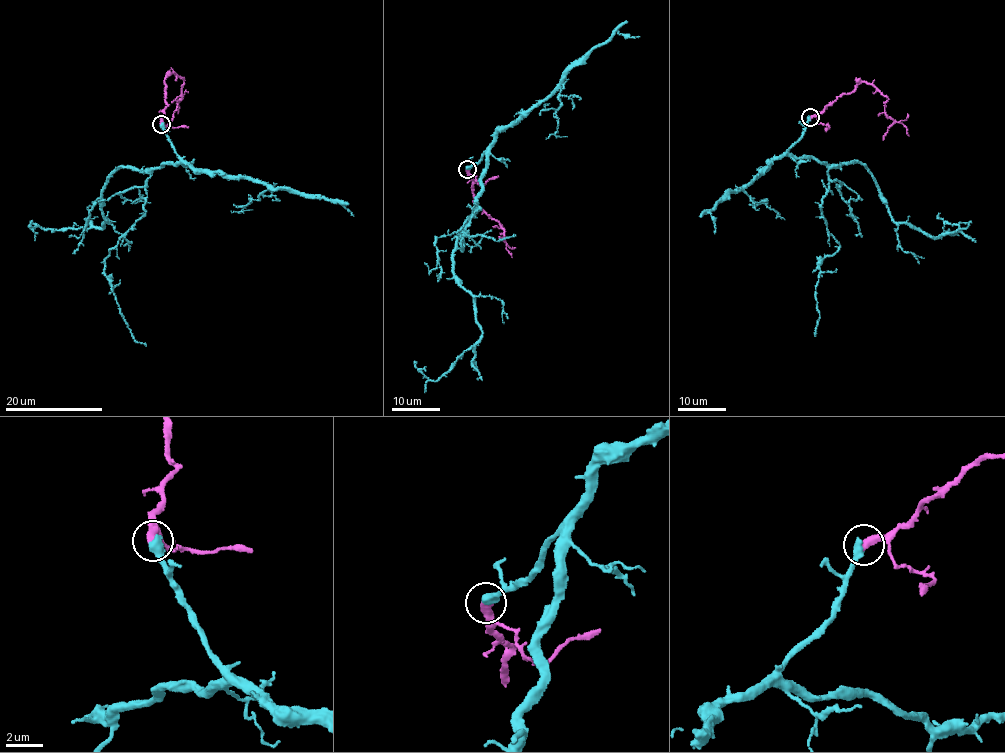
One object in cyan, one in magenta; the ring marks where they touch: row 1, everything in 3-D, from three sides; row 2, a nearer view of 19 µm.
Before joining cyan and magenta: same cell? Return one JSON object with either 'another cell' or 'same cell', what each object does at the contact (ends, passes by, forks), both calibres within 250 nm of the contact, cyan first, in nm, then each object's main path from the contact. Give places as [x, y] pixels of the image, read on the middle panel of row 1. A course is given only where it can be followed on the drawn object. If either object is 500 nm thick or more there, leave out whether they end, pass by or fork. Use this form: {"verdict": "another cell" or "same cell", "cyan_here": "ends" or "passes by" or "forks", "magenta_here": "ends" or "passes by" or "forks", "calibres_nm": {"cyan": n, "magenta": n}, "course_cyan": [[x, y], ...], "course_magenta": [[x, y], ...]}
{"verdict": "same cell", "calibres_nm": {"cyan": 500, "magenta": 480}, "course_cyan": [[467, 169], [487, 151], [475, 210], [459, 235], [452, 268], [473, 297], [482, 334], [435, 381], [416, 362]], "course_magenta": [[467, 169], [467, 175], [474, 181], [473, 201], [503, 228], [504, 240], [499, 237]]}

